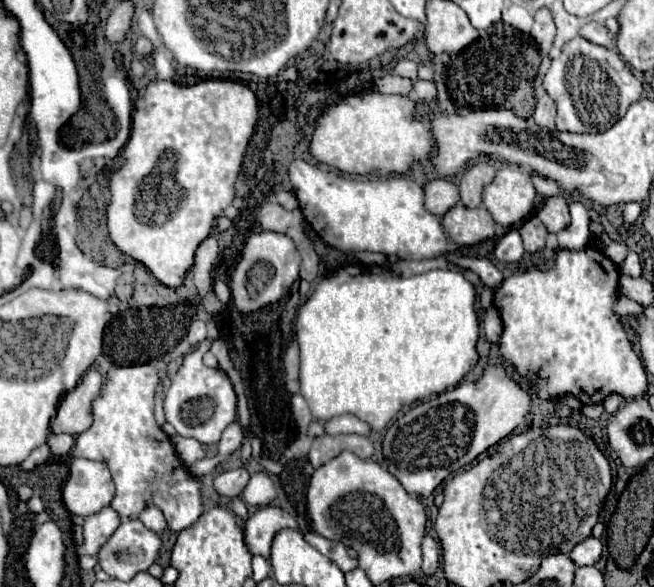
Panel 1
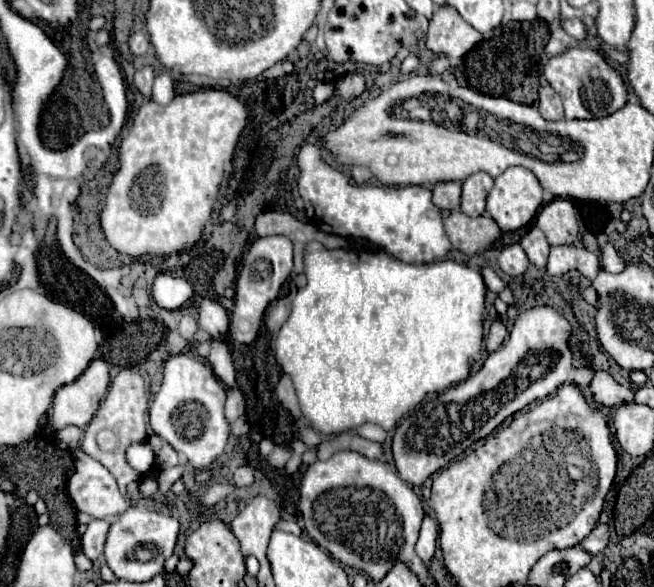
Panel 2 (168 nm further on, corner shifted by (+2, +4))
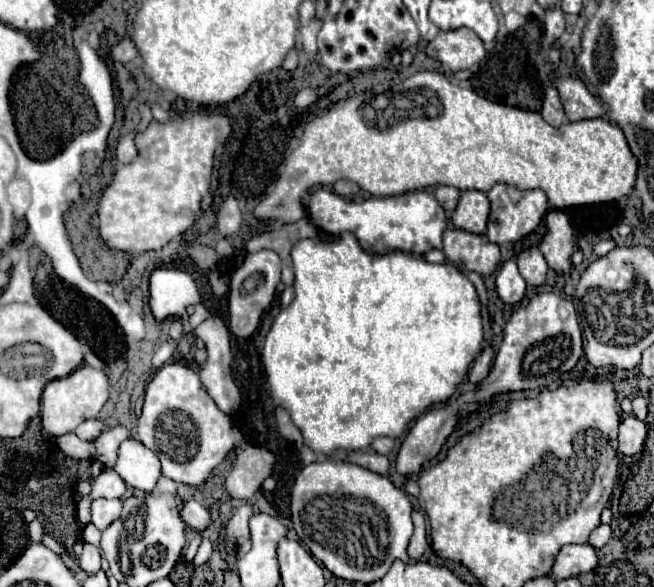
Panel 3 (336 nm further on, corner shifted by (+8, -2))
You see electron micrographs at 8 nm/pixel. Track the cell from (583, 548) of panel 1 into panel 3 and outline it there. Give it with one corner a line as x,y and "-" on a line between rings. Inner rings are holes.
598,525
588,539
588,543
594,545
594,549
602,549
608,541
610,541
610,525

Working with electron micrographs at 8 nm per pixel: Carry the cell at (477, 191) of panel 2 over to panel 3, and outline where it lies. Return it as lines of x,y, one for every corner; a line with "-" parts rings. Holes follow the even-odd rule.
466,189
460,193
458,207
452,213
452,223
458,229
472,233
486,233
490,201
484,191

